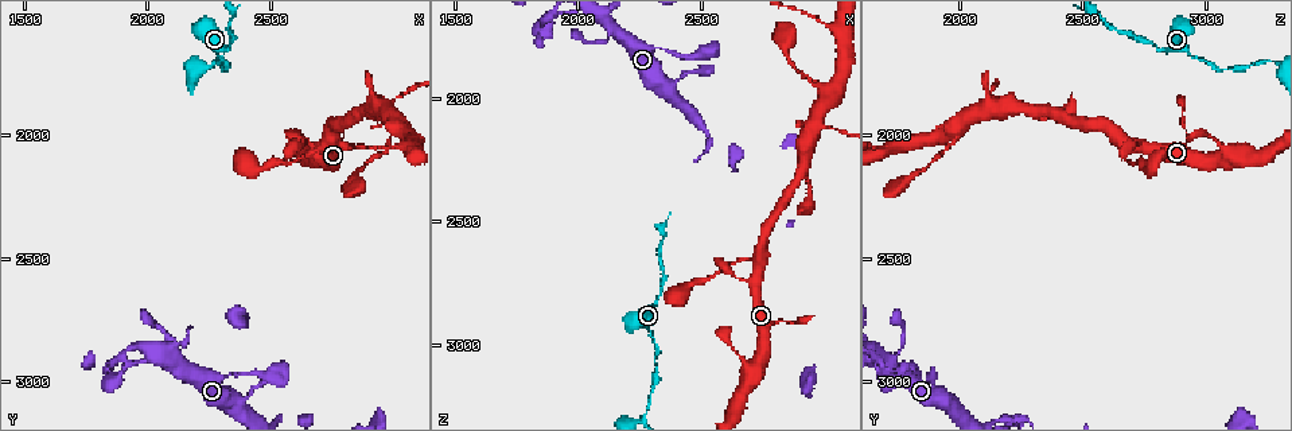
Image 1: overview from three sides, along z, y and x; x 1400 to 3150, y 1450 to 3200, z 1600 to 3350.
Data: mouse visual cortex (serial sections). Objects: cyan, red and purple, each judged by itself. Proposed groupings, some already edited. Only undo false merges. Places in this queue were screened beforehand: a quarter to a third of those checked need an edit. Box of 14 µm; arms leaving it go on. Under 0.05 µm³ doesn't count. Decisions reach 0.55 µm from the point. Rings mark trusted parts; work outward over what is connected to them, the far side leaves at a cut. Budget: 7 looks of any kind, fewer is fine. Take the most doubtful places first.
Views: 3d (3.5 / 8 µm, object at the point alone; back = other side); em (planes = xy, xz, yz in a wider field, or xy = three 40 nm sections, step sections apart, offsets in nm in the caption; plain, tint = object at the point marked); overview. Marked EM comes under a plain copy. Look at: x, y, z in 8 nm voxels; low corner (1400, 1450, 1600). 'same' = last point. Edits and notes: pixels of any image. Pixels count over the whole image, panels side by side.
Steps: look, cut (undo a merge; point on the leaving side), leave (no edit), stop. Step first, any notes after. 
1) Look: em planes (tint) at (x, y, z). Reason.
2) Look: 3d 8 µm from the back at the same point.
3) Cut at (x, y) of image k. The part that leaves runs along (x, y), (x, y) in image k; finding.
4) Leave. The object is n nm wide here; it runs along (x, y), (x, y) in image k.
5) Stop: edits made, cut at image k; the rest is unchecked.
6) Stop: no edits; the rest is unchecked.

Look: 3d 3.5 µm at (2310, 1690, 2980). Thin neck.

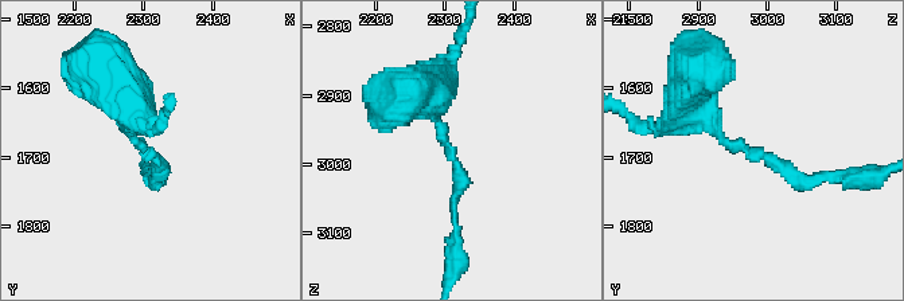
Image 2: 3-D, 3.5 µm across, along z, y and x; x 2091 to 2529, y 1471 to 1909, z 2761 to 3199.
Look: em planes (tint) at (2310, 1690, 2980). The arms are 100, 350 nm wide.

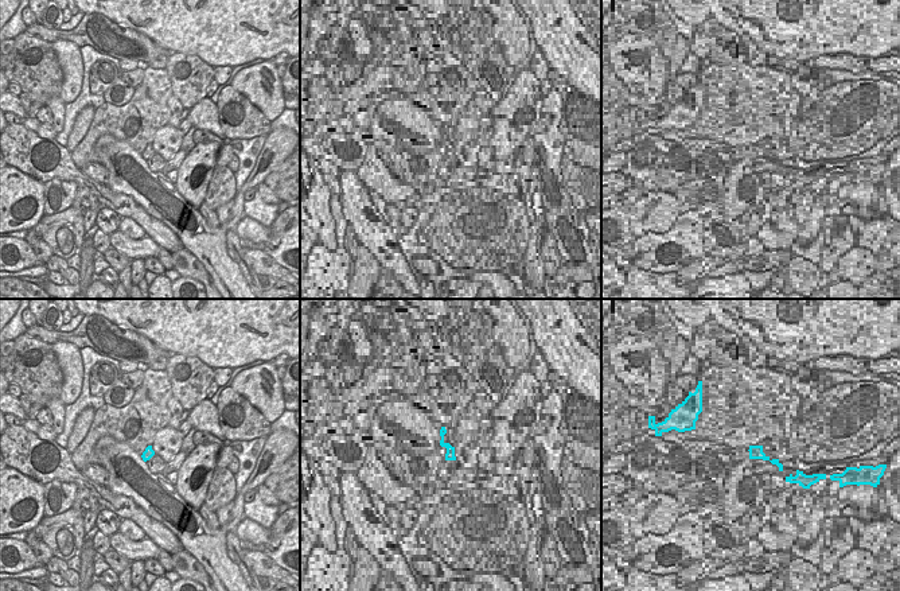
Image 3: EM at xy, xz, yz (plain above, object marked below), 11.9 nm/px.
Leave. One cell here.

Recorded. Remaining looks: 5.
Look: 3d 3.5 µm at (2740, 2040, 2670). Arms part here.

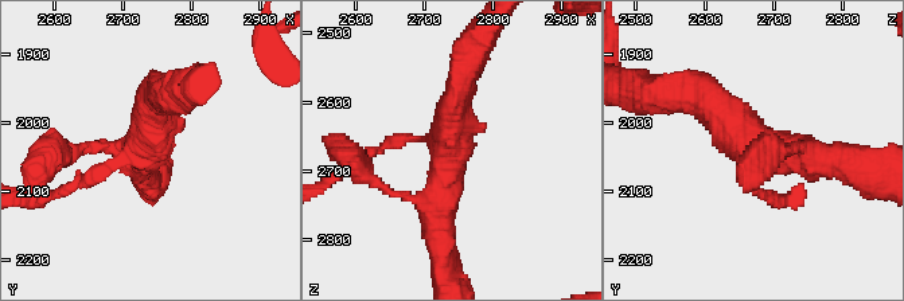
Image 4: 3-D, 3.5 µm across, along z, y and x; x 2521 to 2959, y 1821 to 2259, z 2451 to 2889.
Look: em planes (tint) at (2735, 2030, 2670). 3 arms meet here; the arms are 150, 350, 400 nm wide.

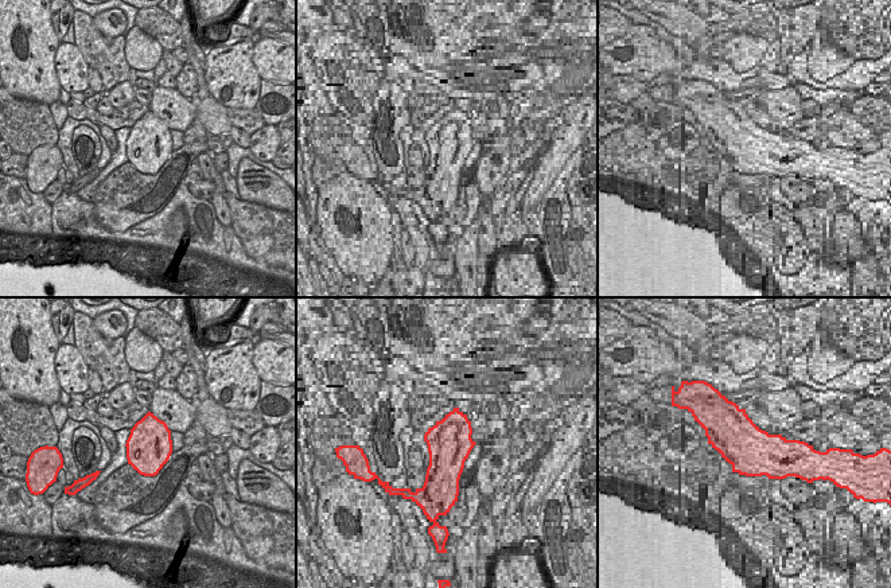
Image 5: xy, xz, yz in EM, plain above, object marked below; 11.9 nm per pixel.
Leave. It runs along (837, 159), (755, 151), (686, 93) in image 4; continuous, no second cell.

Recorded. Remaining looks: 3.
Look: 3d 3.5 µm from the back at (2990, 1870, 2100). Three-way junction.

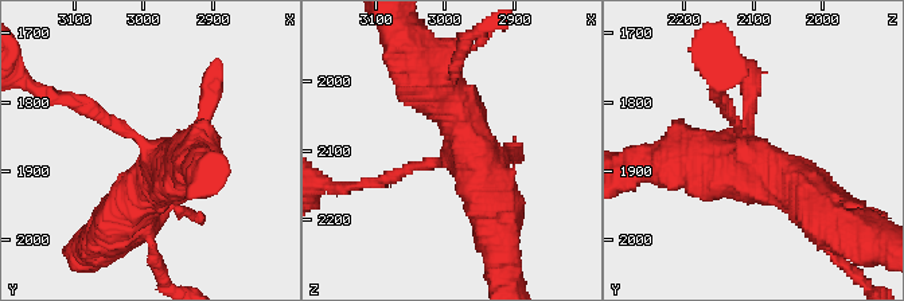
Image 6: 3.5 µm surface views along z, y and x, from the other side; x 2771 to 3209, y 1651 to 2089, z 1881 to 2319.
Look: em xy step 5 (tint) at (2985, 1875, 2110). Need the tissue.

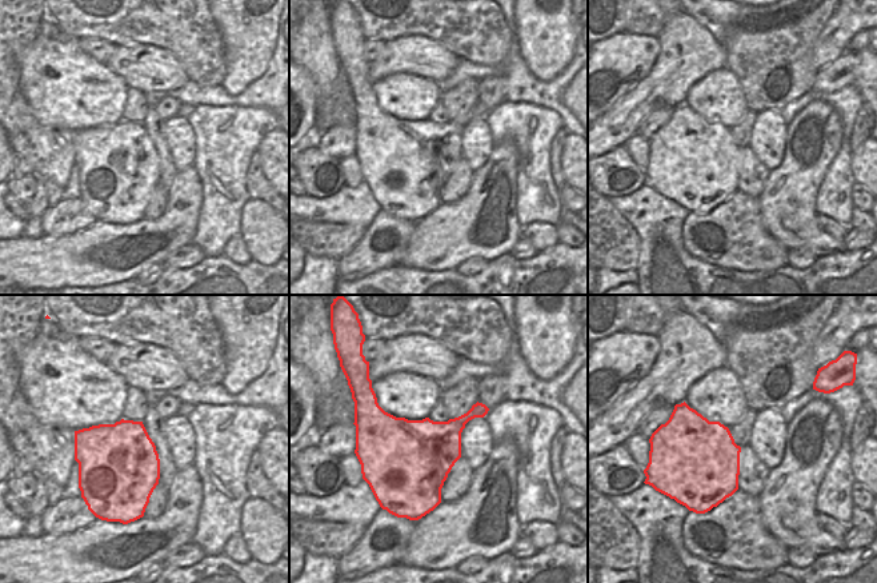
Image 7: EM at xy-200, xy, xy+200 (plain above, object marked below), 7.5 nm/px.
Leave. It runs along (499, 245), (491, 190), (441, 93) in image 6; continuous, no second cell.

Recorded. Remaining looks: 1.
Stop: no edits; the rest is unchecked.

